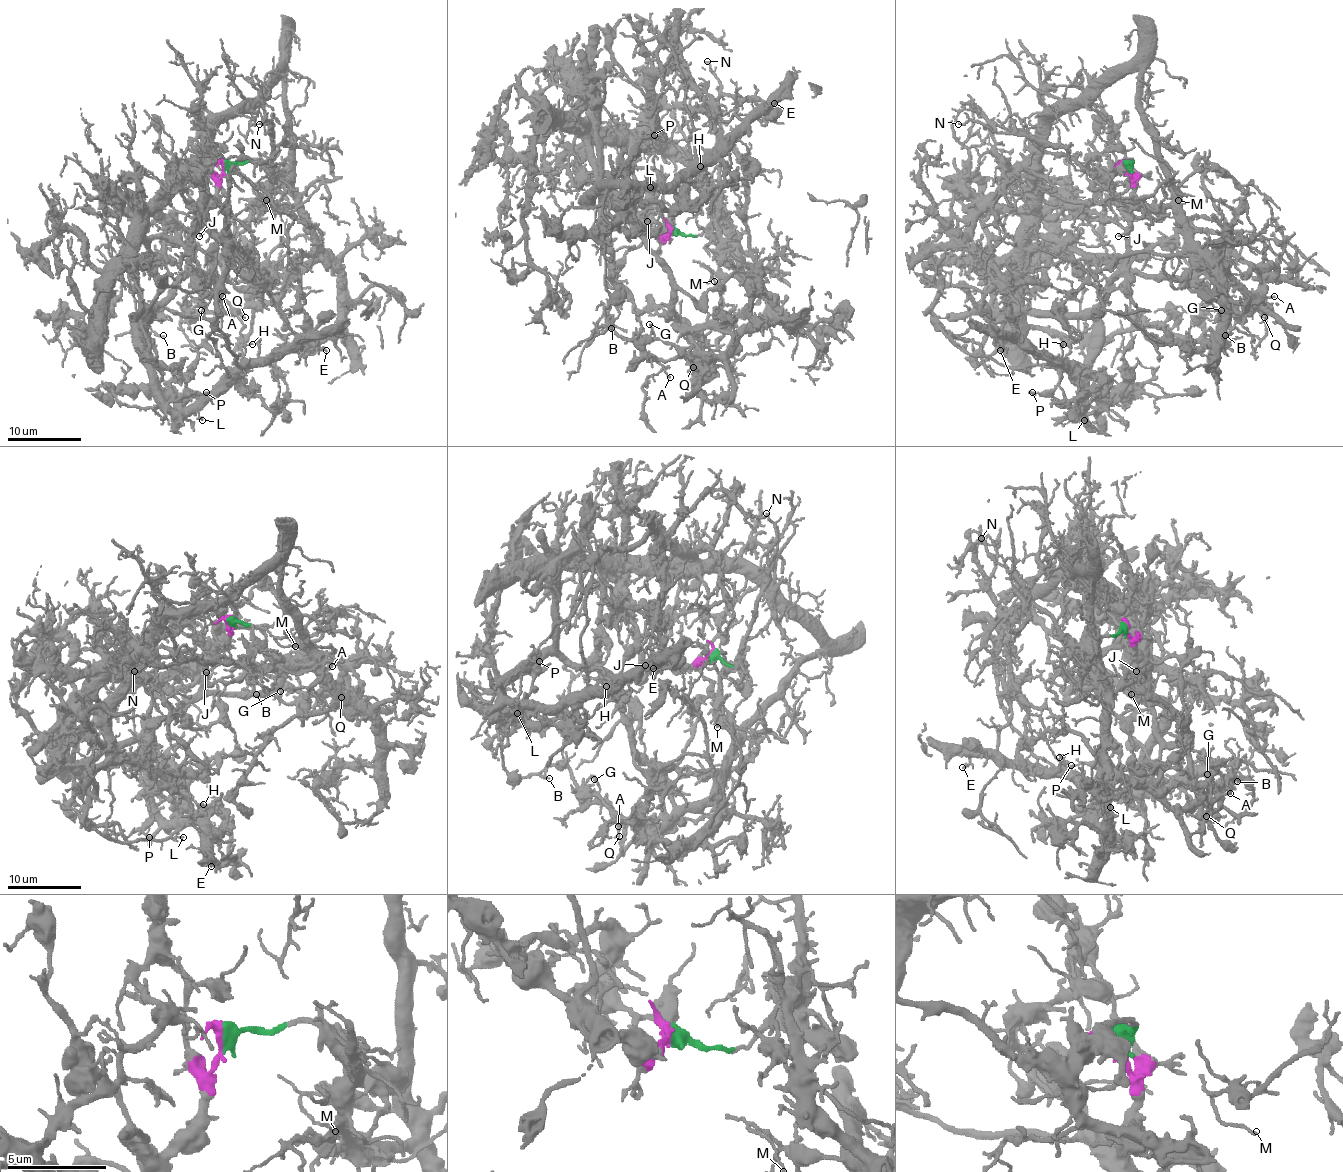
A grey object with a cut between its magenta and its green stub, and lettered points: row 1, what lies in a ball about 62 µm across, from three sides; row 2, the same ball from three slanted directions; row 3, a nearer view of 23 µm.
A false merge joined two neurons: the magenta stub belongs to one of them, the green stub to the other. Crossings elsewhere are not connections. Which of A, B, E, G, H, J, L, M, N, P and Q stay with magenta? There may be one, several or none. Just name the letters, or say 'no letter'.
E, H, J, L, P

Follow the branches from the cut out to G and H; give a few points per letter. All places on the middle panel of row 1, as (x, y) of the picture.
G: (673, 230), (697, 235), (719, 215), (721, 250), (763, 296), (765, 311), (719, 356), (682, 352), (649, 324)
H: (671, 230), (665, 235), (640, 230), (597, 197), (586, 198), (616, 184), (671, 184), (691, 163), (701, 165)

